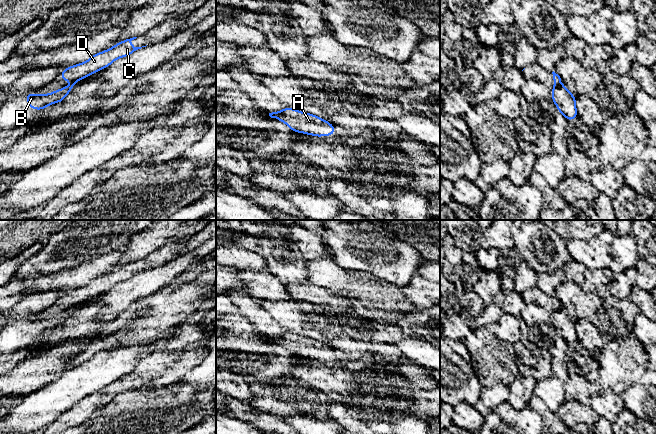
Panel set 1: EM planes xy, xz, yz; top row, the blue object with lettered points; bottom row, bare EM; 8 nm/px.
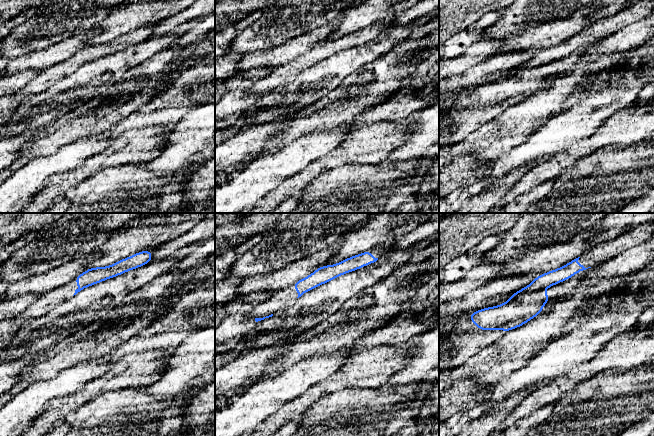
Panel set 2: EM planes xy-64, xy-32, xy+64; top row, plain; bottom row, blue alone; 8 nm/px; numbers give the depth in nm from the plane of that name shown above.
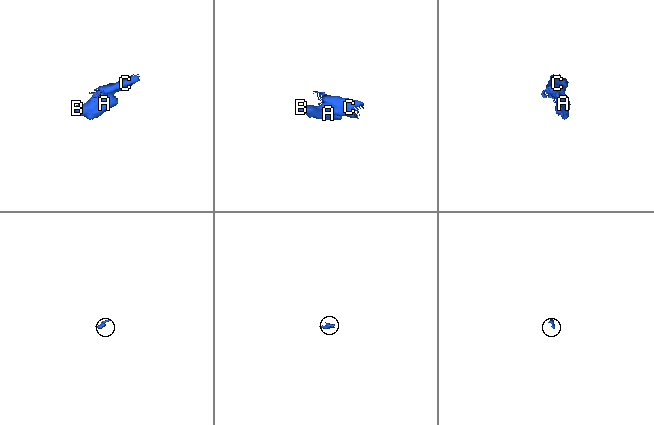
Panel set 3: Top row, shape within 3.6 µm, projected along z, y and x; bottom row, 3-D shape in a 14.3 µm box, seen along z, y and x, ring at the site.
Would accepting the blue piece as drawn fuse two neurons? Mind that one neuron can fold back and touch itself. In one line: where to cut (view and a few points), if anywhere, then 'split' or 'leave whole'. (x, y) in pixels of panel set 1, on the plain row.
xy (75, 306), (69, 310) | split

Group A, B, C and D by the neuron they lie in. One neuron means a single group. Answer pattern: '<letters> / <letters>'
A B / C D

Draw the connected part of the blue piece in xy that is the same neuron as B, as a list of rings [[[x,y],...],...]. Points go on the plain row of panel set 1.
[[[76,307],[68,311],[60,312],[57,315],[52,315],[49,318],[36,319],[33,316],[27,317],[26,324],[28,330],[31,333],[43,334],[53,327],[61,327],[74,313],[75,309]]]

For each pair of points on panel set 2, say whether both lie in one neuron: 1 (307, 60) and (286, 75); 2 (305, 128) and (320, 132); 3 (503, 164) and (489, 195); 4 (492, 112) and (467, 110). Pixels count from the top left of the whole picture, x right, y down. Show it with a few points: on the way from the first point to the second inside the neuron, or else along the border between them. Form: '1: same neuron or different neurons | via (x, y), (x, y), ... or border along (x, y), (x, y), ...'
1: same neuron | via (302, 62), (291, 70)
2: different neurons | border along (330, 126), (319, 125), (311, 132), (293, 141)
3: different neurons | border along (517, 168), (484, 186)
4: same neuron | via (486, 110), (473, 110)

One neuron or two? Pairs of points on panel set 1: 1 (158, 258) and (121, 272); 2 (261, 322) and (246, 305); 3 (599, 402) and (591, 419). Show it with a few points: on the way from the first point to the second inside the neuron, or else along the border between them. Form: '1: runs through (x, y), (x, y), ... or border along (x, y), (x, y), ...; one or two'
1: runs through (149, 262), (130, 269); one
2: runs through (259, 318), (250, 309); one
3: border along (590, 406), (599, 415); two

